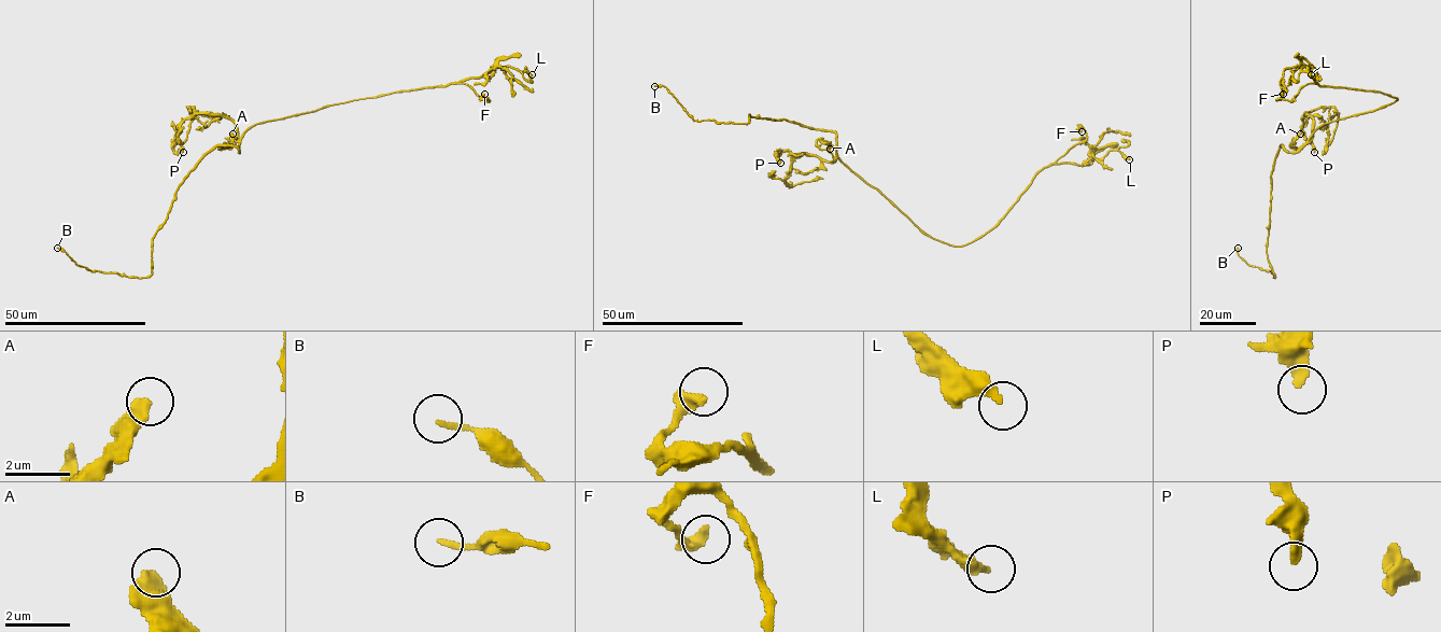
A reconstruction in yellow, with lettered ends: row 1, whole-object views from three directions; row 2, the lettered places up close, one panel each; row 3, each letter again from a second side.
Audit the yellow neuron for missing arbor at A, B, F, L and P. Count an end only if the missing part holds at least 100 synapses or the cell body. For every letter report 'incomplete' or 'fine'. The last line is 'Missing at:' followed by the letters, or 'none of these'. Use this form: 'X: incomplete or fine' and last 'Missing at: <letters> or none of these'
A: fine
B: fine
F: fine
L: fine
P: fine
Missing at: none of these

